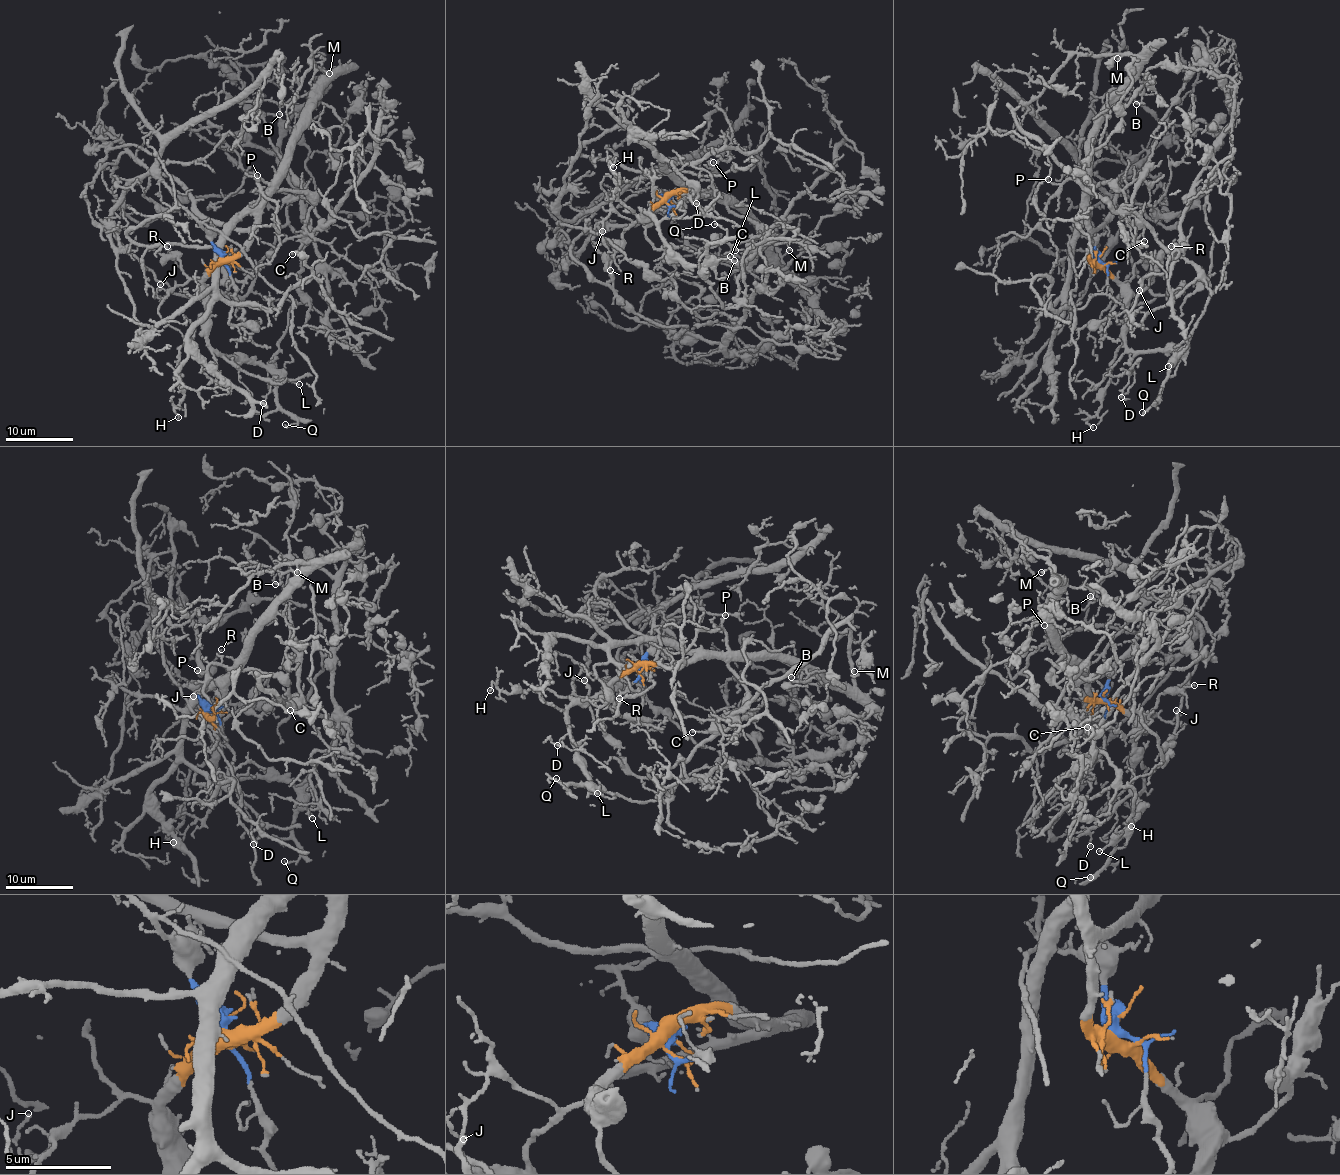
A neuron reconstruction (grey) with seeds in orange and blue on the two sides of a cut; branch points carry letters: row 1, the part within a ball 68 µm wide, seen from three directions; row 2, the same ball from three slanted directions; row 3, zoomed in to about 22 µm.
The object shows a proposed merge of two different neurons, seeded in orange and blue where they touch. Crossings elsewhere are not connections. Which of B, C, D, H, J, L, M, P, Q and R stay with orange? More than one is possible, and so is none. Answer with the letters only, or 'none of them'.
B, C, D, H, J, L, M, P, Q, R

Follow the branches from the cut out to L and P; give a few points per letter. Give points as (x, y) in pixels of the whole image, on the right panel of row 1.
L: (1098, 262), (1120, 285), (1125, 296), (1124, 344), (1134, 351), (1170, 347), (1176, 352), (1175, 360), (1168, 367)
P: (1098, 262), (1090, 257), (1086, 189), (1071, 179), (1051, 184), (1048, 179)

